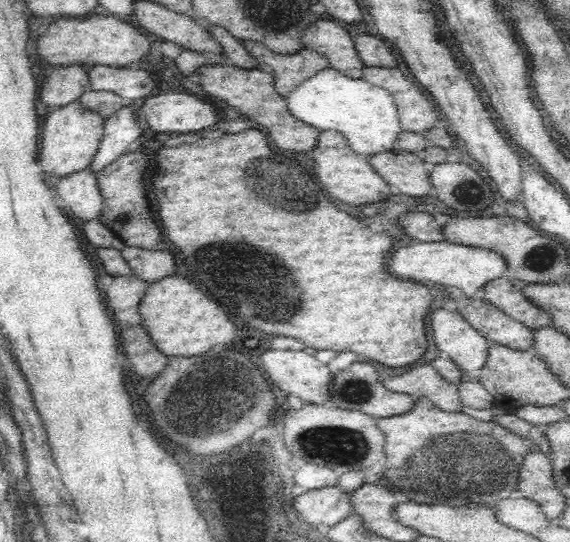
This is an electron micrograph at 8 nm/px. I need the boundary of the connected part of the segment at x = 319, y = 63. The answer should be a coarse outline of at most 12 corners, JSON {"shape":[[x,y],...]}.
{"shape":[[262,43],[244,45],[276,73],[276,91],[288,96],[318,72],[328,56],[306,48],[294,55]]}

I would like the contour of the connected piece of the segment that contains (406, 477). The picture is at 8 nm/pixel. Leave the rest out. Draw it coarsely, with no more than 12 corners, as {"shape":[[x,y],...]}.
{"shape":[[514,411],[376,417],[398,504],[506,499],[554,450]]}

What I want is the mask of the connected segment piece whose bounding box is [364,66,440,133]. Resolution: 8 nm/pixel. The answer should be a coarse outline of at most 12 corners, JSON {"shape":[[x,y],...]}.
{"shape":[[367,67],[364,79],[392,93],[405,130],[440,120],[431,95],[400,68]]}

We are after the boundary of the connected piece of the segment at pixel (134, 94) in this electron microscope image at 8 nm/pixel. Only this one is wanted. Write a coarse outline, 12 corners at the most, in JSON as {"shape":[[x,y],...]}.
{"shape":[[96,63],[92,89],[112,90],[126,101],[152,96],[156,74],[144,63]]}

